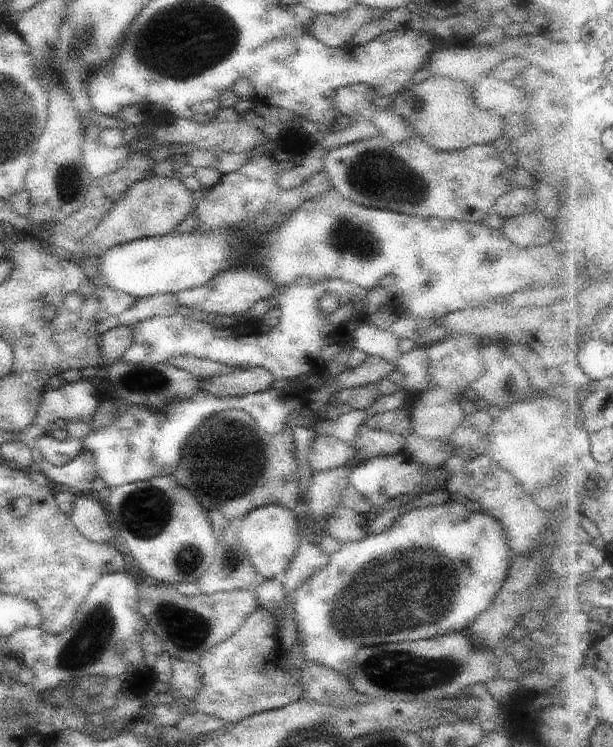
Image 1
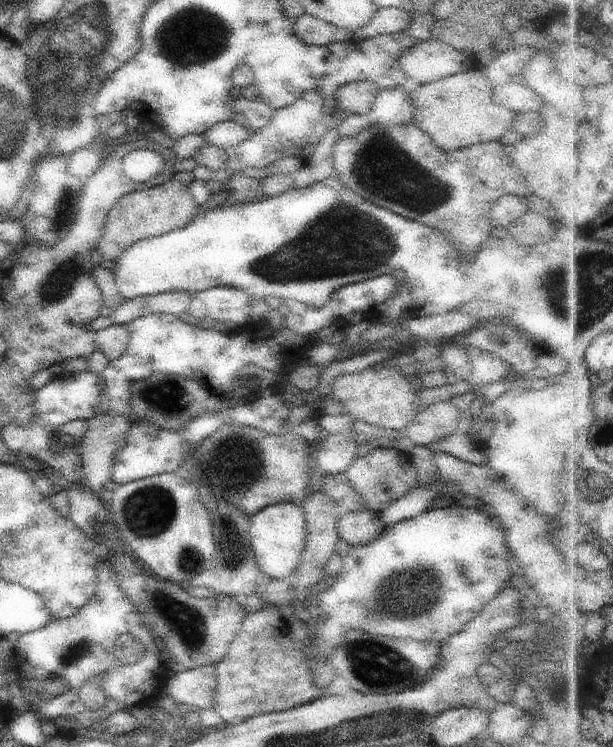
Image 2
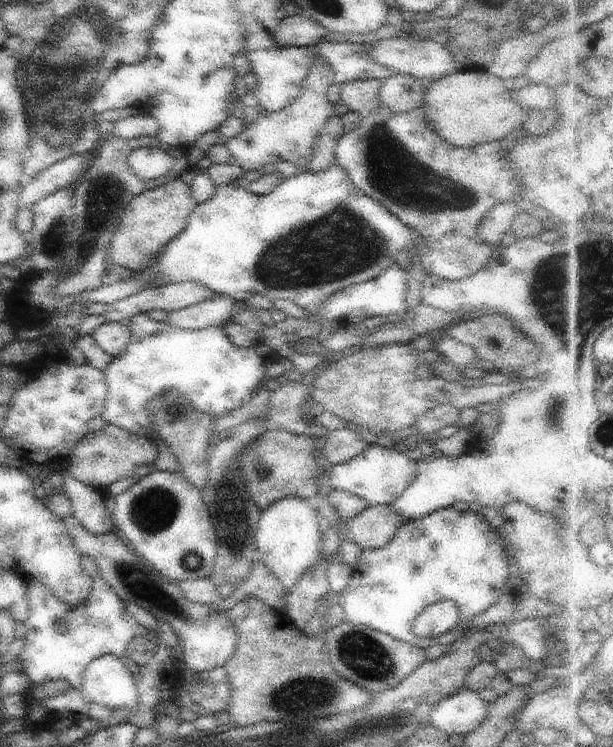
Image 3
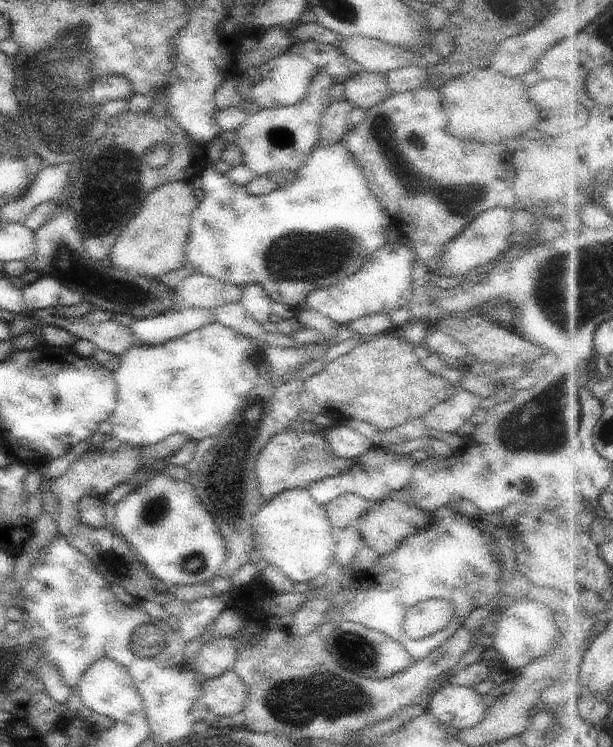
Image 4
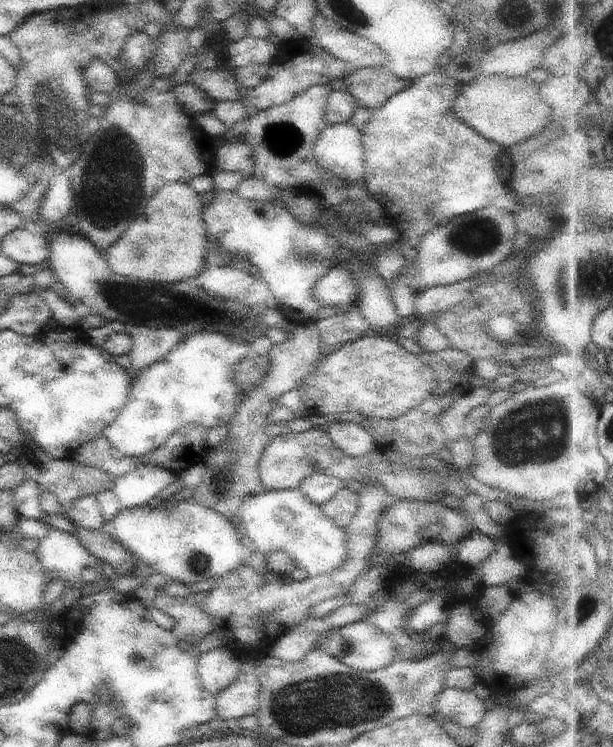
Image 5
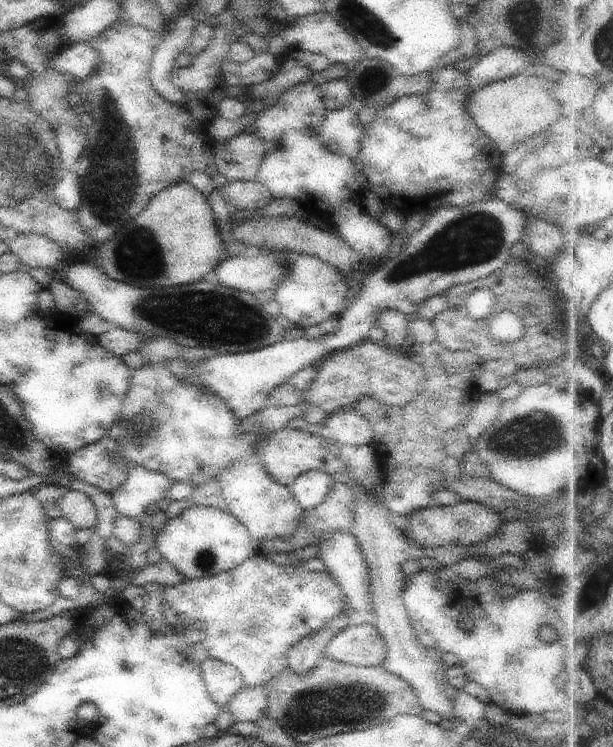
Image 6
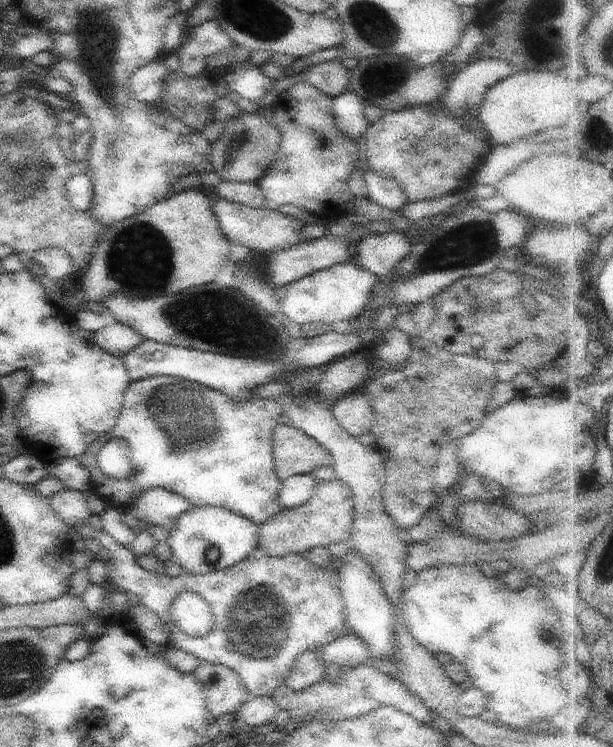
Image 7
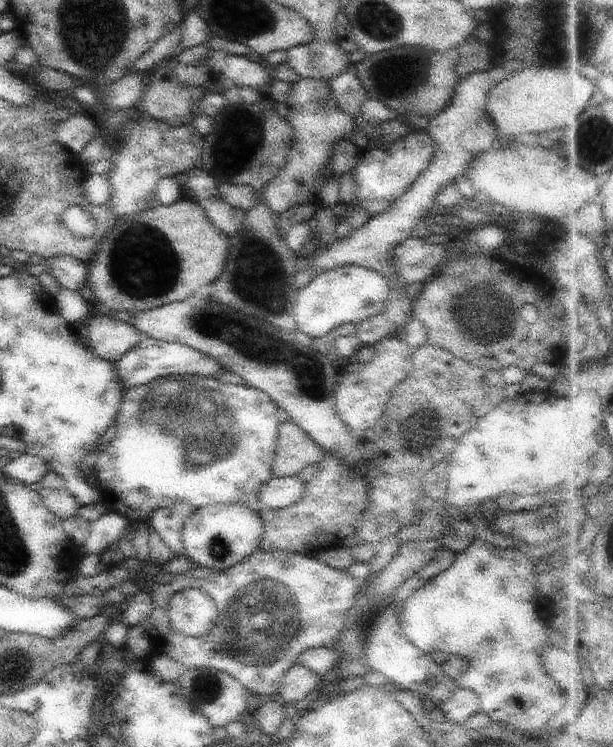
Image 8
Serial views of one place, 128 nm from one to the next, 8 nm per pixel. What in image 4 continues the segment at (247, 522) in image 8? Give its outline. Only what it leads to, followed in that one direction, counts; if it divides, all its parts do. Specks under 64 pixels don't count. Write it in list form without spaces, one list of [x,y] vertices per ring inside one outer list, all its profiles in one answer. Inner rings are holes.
[[[166,470],[159,471],[157,476],[124,496],[115,506],[113,525],[118,534],[137,552],[149,572],[165,585],[210,582],[215,572],[223,566],[227,558],[225,542],[197,498],[192,479],[178,480],[169,476]]]

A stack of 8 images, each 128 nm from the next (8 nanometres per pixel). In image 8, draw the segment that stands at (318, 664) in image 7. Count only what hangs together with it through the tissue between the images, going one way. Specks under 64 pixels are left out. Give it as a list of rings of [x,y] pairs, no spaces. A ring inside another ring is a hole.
[[[295,663],[289,667],[287,674],[285,674],[278,695],[287,703],[300,702],[310,692],[320,688],[321,679],[321,676],[317,676],[315,672],[305,668],[303,664]]]

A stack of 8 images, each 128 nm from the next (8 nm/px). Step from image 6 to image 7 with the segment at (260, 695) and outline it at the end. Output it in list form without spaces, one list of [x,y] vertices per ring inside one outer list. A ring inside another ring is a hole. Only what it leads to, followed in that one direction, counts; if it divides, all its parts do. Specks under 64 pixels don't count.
[[[257,696],[248,697],[234,714],[239,729],[244,730],[271,723],[277,713],[278,708],[273,696]]]

